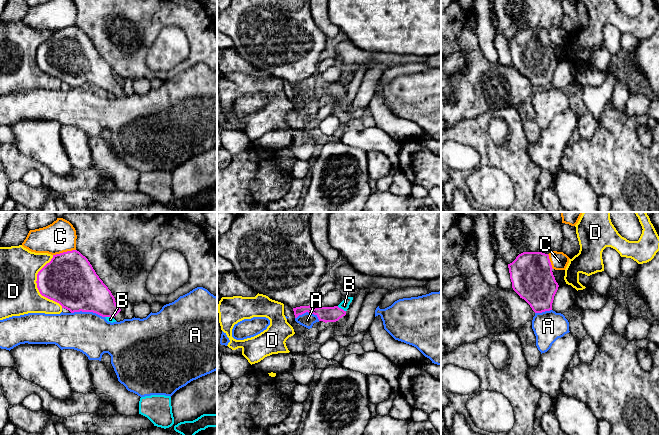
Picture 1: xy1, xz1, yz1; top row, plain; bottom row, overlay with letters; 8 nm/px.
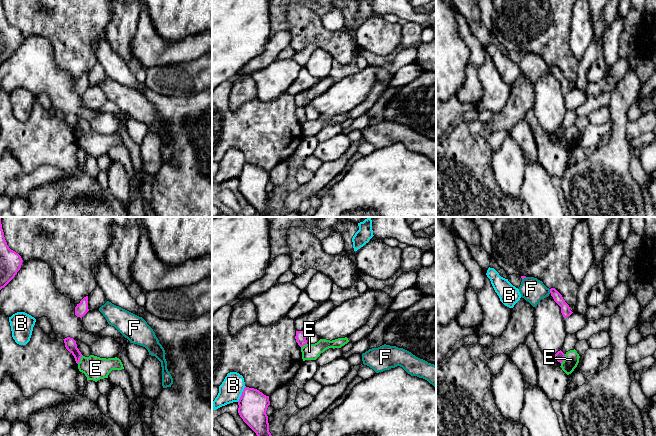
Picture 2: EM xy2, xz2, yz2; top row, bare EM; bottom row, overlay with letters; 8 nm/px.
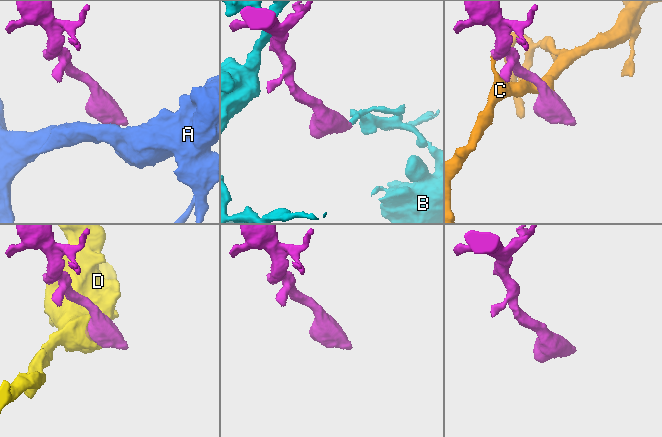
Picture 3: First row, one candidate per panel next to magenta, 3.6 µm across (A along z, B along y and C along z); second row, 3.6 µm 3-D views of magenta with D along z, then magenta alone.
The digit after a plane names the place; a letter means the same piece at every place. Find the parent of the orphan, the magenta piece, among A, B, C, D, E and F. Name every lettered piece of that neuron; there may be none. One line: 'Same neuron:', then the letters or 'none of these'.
Same neuron: none of these

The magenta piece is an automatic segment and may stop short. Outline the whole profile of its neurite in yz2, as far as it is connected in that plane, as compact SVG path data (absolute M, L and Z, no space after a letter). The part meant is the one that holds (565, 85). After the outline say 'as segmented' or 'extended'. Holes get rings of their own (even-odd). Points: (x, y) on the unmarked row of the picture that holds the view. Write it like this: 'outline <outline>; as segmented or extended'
outline M551 64L550 69L554 77L561 83L563 93L567 94L570 92L573 88L570 86L569 81L565 78L562 71L555 64Z; as segmented

